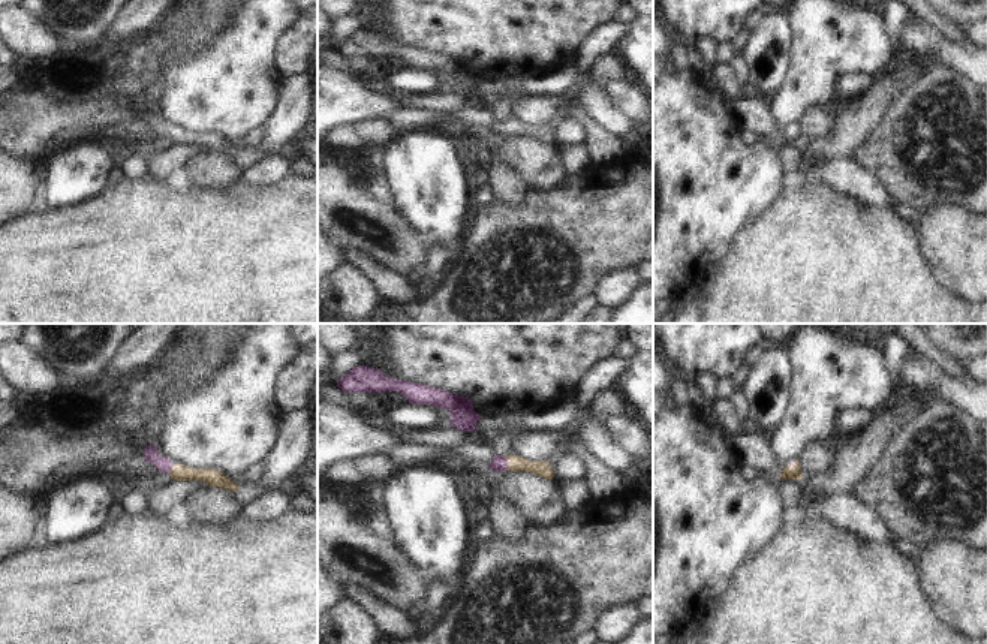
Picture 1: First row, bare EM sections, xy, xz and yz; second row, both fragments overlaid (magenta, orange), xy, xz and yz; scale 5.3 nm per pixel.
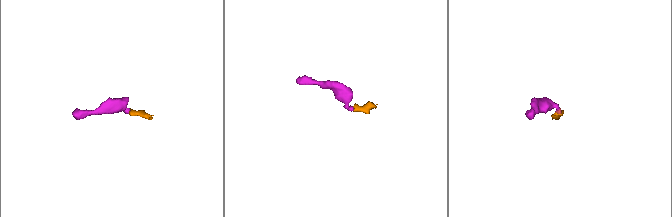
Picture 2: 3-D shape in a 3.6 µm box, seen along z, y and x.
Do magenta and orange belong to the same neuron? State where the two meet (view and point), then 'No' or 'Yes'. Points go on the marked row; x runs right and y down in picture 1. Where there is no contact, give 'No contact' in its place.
Touches magenta at xz (506, 463). Yes

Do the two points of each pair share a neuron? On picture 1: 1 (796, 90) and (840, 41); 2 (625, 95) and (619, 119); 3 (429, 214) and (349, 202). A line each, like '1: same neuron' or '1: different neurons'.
1: same neuron
2: different neurons
3: different neurons

